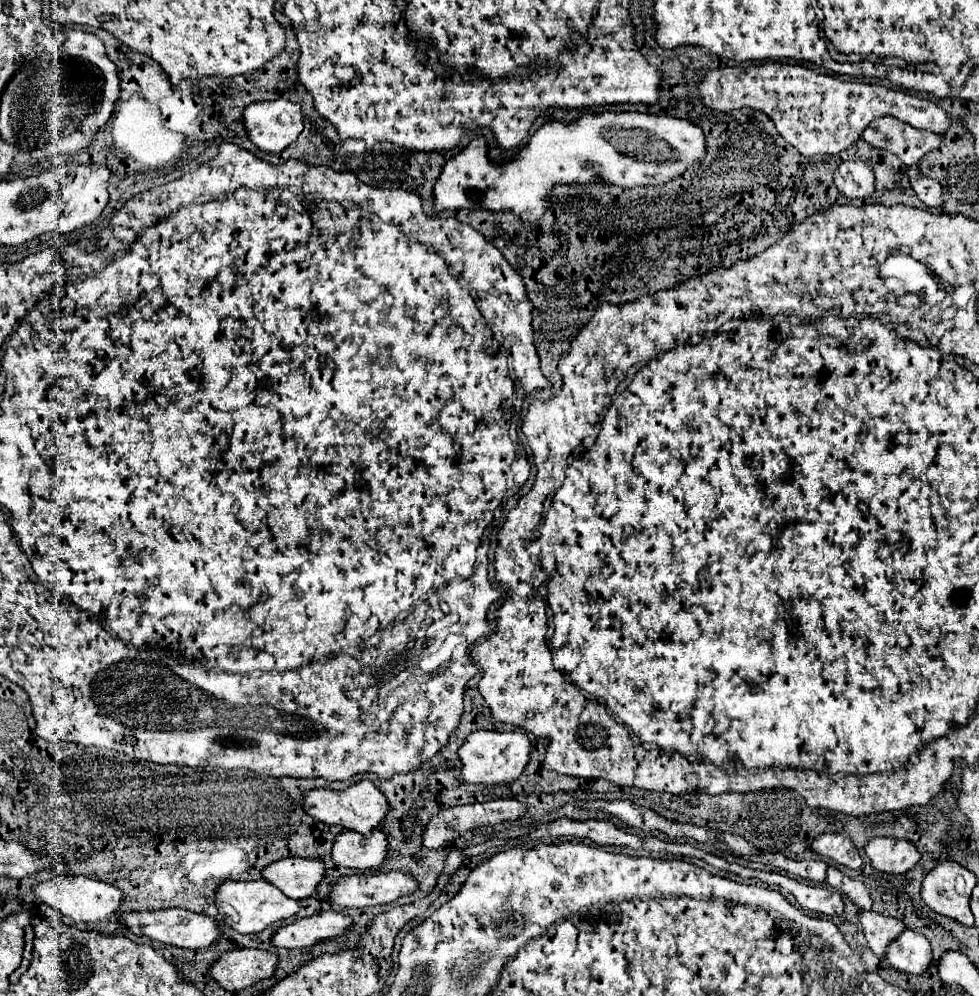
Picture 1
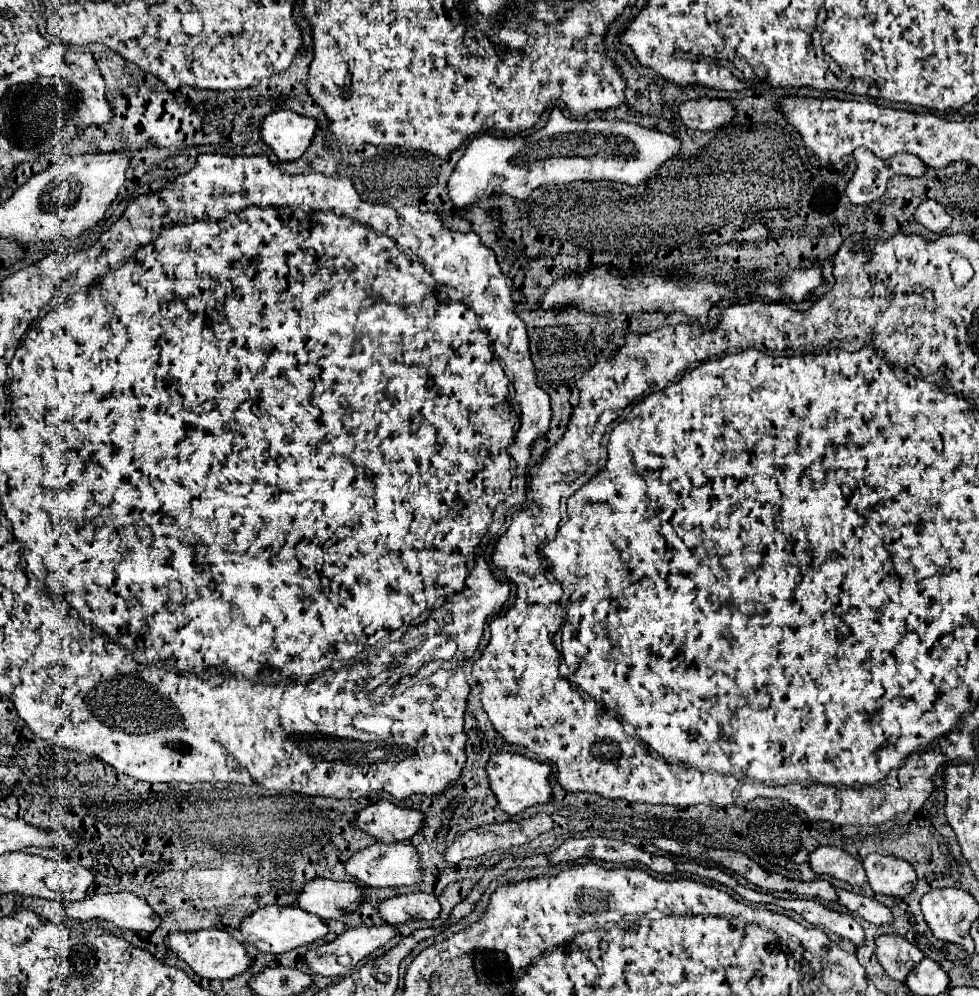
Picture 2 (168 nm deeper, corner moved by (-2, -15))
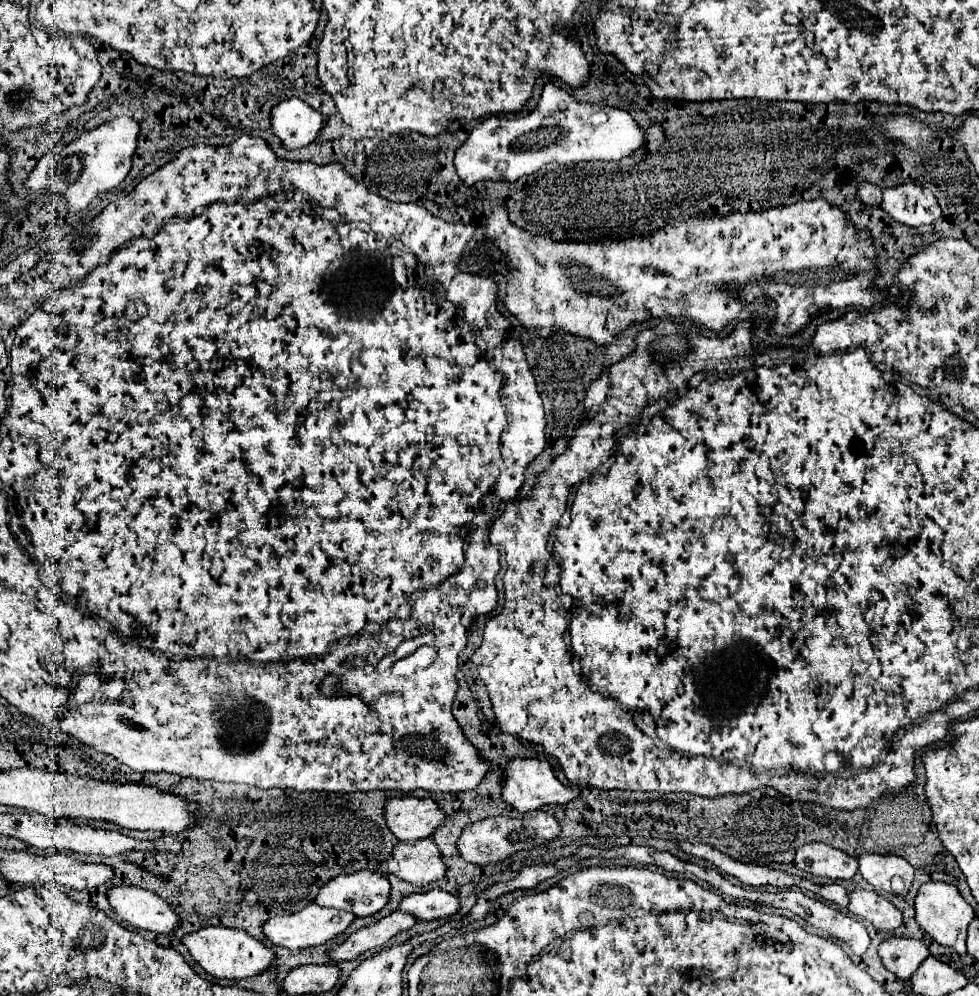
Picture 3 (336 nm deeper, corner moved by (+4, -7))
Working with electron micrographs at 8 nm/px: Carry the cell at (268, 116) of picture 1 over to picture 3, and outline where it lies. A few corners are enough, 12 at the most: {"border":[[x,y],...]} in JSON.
{"border":[[299,98],[273,108],[271,128],[287,150],[311,144],[323,116]]}

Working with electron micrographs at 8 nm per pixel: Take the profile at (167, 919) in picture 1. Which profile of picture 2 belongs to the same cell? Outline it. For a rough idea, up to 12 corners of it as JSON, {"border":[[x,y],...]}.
{"border":[[225,930],[175,932],[165,946],[195,974],[227,980],[251,966]]}

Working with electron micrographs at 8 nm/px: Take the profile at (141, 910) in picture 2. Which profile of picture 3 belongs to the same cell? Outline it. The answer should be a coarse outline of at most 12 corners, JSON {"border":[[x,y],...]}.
{"border":[[137,886],[111,888],[117,918],[137,930],[173,934],[167,900]]}

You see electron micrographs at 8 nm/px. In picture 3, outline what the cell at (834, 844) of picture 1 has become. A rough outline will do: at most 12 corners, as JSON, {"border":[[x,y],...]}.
{"border":[[823,842],[801,846],[797,870],[851,880],[857,860]]}

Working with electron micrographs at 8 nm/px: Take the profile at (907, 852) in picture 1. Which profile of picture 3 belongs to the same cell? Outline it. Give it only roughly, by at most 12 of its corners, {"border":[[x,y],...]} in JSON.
{"border":[[861,854],[859,874],[877,890],[907,894],[913,866],[895,854]]}

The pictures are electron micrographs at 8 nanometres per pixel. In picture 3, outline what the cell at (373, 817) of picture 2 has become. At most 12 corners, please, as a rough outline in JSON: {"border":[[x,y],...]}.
{"border":[[391,798],[385,820],[401,842],[433,836],[445,812],[433,798]]}

